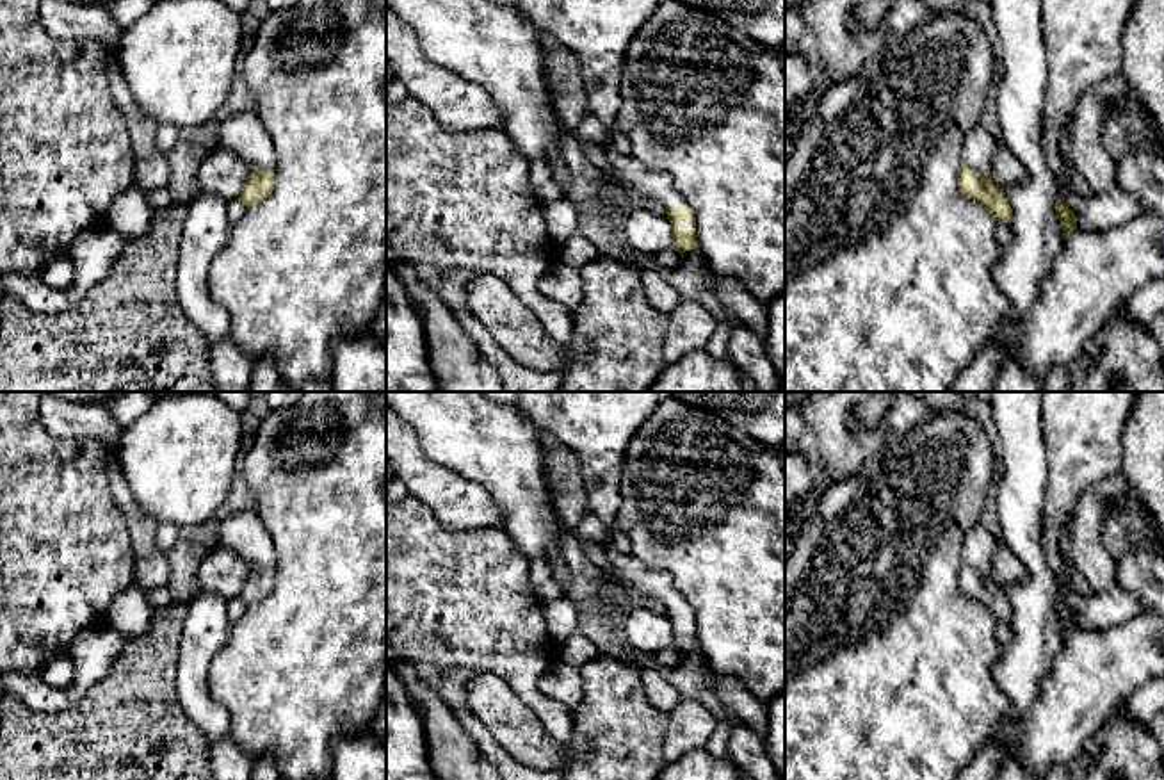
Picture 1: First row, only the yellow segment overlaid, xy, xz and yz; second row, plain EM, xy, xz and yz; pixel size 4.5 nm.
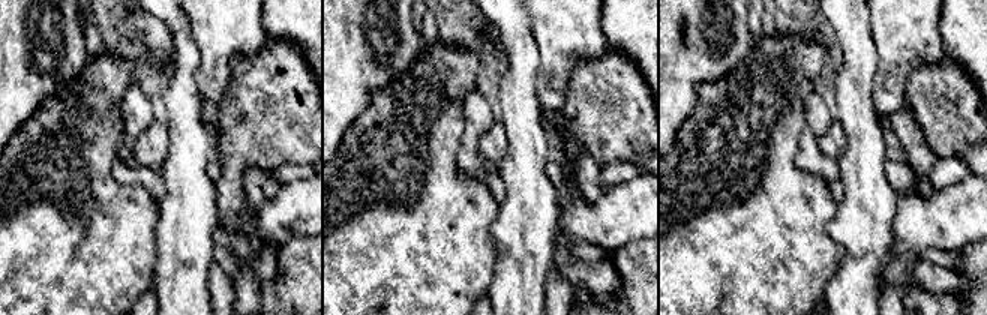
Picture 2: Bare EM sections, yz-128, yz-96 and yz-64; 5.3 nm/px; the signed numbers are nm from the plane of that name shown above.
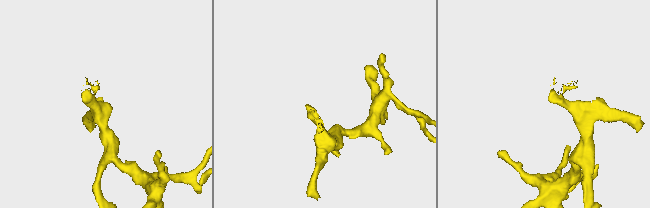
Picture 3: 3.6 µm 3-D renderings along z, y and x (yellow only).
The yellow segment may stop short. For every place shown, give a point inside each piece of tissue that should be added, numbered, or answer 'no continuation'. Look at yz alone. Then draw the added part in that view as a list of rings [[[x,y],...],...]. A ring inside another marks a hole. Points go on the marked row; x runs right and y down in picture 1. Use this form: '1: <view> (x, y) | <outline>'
1: yz (979, 148) | [[[982,126],[972,128],[965,139],[963,160],[977,175],[991,169],[998,141]]]

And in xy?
1: xy (242, 134) | [[[238,112],[219,125],[219,146],[260,171],[274,173],[276,148],[256,112]]]

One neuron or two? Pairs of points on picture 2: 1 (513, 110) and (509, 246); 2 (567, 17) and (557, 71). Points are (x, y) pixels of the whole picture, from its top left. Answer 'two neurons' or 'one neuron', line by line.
1: one neuron
2: one neuron

